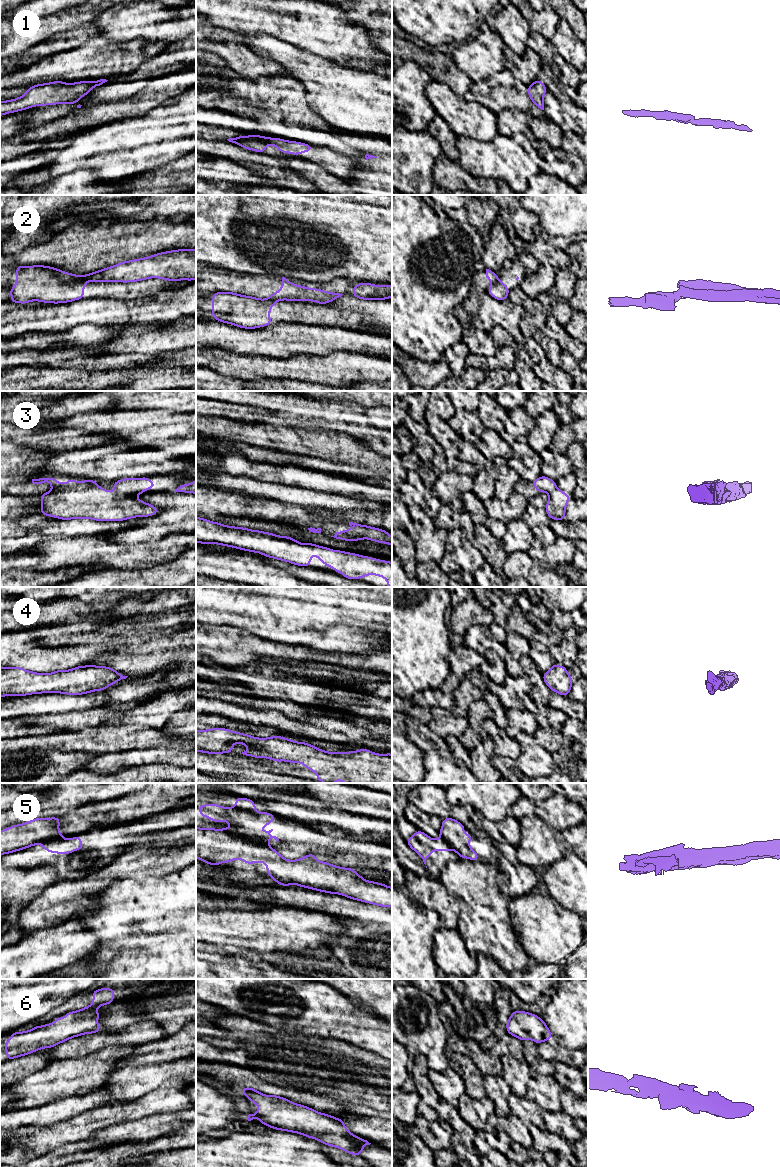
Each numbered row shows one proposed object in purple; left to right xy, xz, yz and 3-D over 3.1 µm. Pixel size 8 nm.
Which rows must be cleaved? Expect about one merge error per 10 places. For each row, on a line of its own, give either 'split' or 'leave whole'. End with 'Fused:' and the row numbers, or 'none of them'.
1: leave whole
2: split
3: split
4: leave whole
5: split
6: leave whole
Fused: 2, 3, 5

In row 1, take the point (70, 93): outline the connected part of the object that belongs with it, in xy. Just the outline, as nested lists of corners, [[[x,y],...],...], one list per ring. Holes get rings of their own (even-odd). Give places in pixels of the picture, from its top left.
[[[100,79],[69,84],[65,81],[36,84],[28,88],[26,93],[18,98],[0,101],[0,116],[23,111],[38,105],[75,104],[94,87],[100,86],[107,81],[106,79]]]

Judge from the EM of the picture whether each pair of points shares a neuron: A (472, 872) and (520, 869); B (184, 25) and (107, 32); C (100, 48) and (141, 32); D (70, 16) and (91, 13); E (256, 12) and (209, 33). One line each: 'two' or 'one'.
A: two
B: one
C: two
D: one
E: two

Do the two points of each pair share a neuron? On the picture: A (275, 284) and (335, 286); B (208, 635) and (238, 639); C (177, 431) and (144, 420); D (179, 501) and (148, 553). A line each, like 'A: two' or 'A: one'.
A: one
B: one
C: one
D: two

